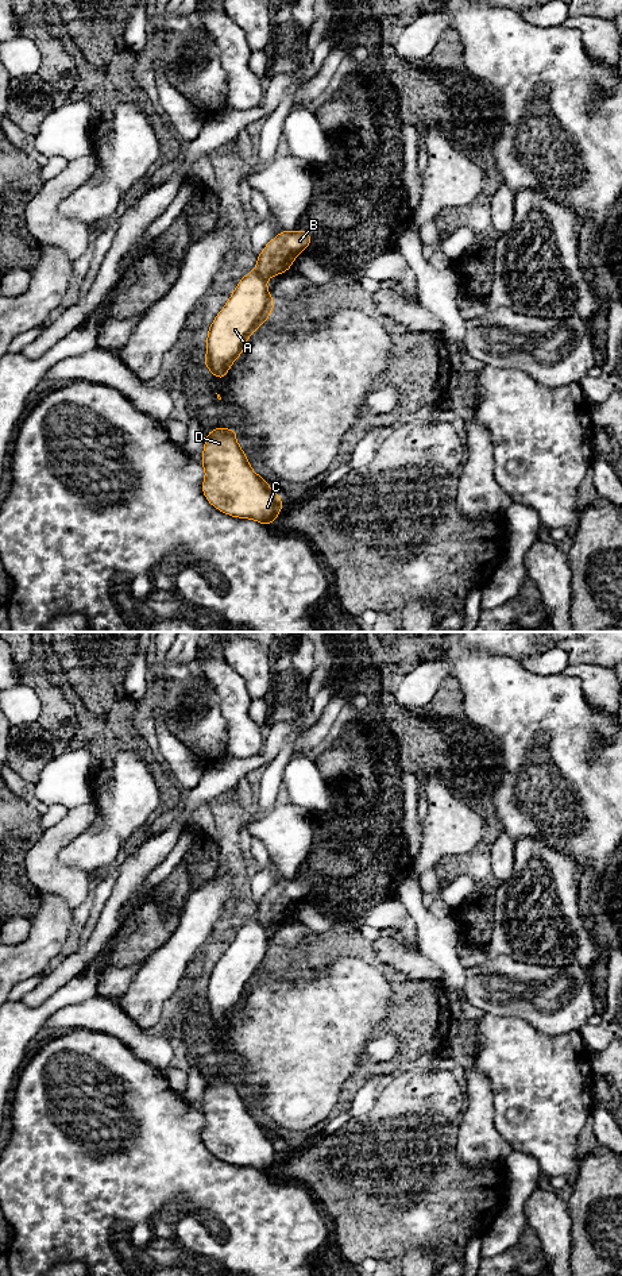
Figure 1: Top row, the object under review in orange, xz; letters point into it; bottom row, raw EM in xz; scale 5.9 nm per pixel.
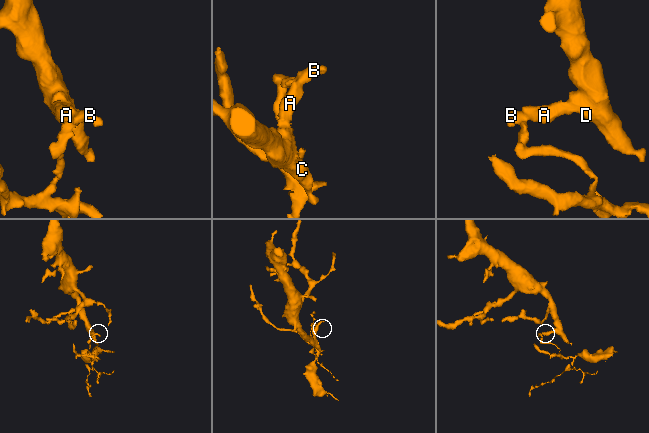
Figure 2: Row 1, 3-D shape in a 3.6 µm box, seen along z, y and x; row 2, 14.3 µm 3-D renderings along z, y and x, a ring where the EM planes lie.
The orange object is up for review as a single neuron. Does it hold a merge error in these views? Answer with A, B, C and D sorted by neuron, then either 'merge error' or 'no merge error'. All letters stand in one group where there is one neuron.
groups A C D / B; merge error

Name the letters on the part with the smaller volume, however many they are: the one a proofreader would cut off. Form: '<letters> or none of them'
B

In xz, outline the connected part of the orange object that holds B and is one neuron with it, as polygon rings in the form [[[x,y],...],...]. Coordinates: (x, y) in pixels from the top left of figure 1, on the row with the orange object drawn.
[[[281,231],[256,257],[255,271],[266,280],[287,271],[310,242],[312,236],[306,231]]]

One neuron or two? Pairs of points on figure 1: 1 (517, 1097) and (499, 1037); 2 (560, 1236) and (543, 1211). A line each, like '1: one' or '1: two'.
1: one
2: one

